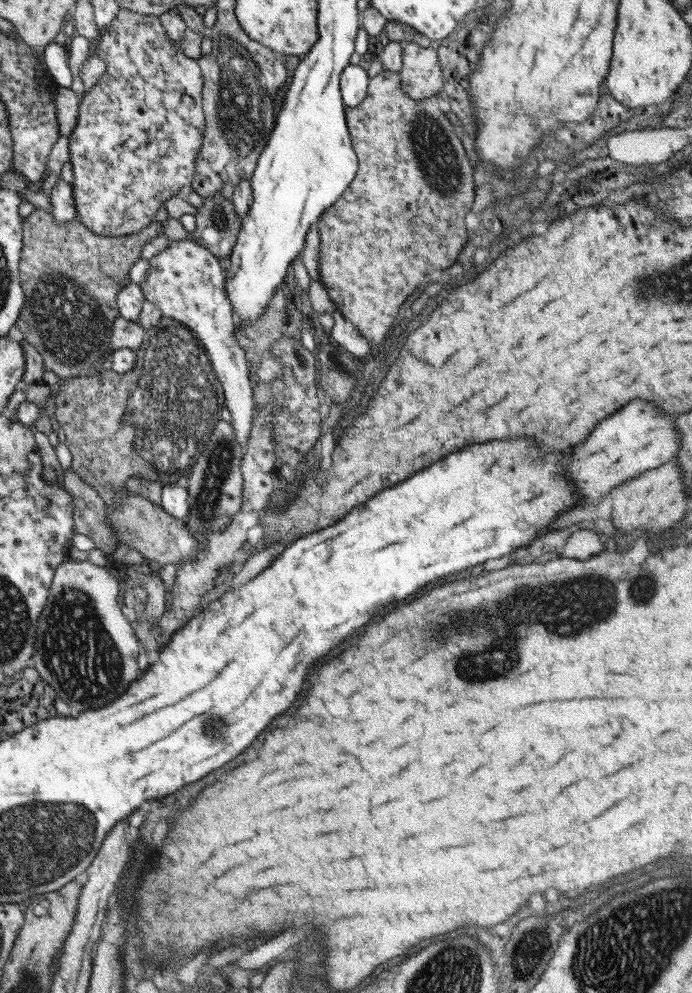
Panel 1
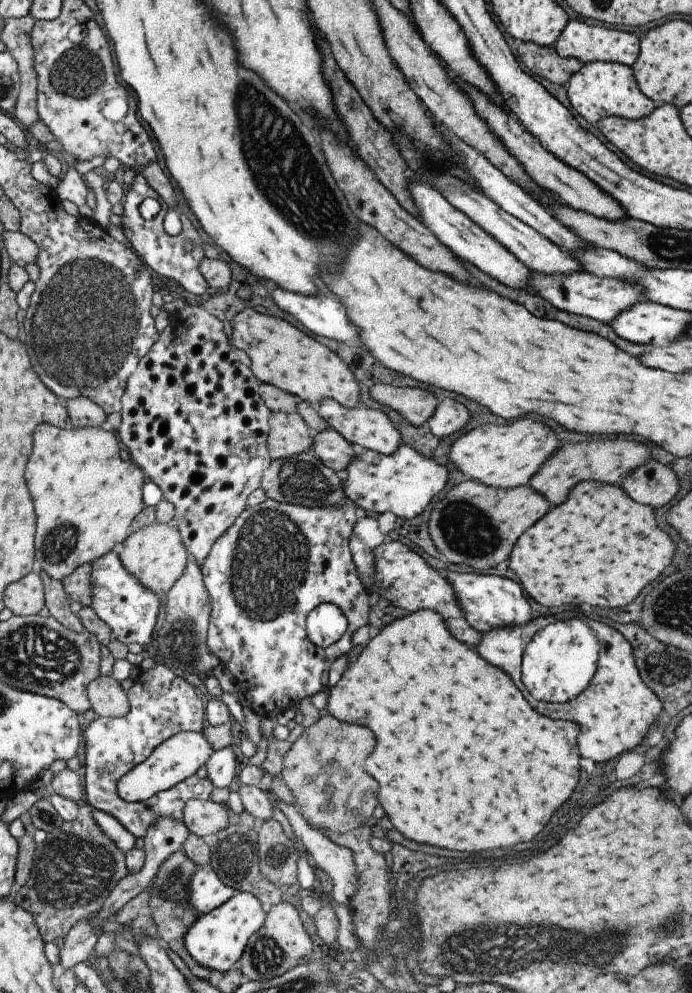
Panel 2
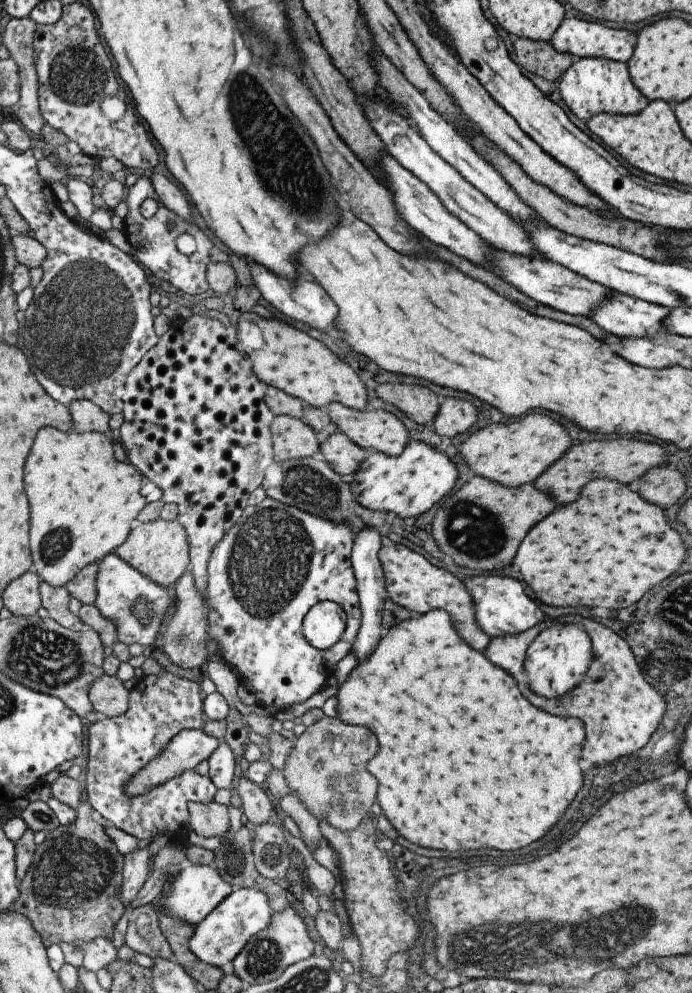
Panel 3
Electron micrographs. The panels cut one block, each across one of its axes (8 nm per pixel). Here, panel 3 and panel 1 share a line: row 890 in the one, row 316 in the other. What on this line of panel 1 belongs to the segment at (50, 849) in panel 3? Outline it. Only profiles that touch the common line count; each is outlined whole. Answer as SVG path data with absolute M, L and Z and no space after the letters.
M38 209L23 219L23 247L19 262L21 287L26 295L15 324L25 338L42 355L45 370L58 375L61 382L76 377L80 369L86 369L90 362L101 363L110 358L113 350L109 346L114 319L119 316L117 294L129 280L128 269L139 259L143 246L150 238L136 238L136 234L107 239L86 229L78 220L68 224L59 223L52 212Z

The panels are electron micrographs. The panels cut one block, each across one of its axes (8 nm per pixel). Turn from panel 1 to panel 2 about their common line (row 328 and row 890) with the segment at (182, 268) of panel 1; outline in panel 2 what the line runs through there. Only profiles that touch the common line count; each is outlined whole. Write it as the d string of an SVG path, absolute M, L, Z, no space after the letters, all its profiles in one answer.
M209 862L197 867L198 871L190 881L187 900L195 908L196 914L200 916L230 900L236 891L218 878Z

